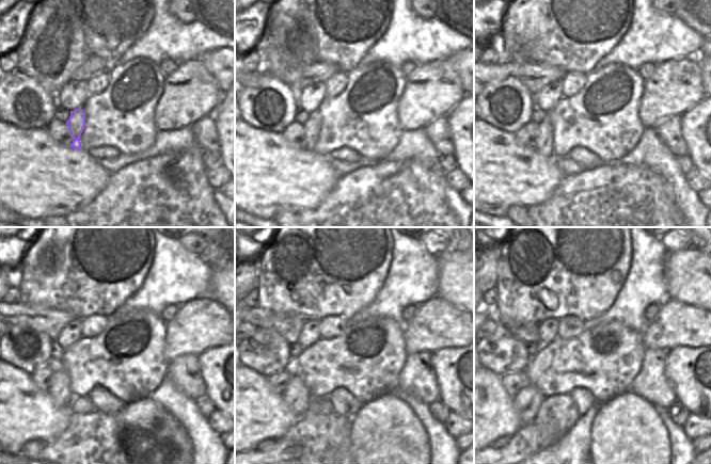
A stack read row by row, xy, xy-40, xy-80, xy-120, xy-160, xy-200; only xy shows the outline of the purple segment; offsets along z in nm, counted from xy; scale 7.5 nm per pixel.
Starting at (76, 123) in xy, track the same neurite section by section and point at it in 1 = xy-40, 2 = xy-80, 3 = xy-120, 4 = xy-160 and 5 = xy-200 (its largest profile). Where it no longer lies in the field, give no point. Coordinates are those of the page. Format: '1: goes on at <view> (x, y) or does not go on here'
1: goes on at xy-40 (312, 127)
2: goes on at xy-80 (544, 143)
3: goes on at xy-120 (60, 389)
4: goes on at xy-160 (297, 397)
5: goes on at xy-200 (527, 401)

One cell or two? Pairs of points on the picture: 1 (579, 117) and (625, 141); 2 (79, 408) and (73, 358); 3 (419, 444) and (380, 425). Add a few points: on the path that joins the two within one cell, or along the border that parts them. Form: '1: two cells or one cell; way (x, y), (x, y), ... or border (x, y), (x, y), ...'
1: one cell; way (590, 121), (605, 123), (613, 129)
2: two cells; border (87, 396), (76, 396), (74, 398)
3: one cell; way (409, 444), (399, 444), (390, 434)

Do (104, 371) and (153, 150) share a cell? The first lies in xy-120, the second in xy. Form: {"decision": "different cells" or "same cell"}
{"decision": "different cells"}

